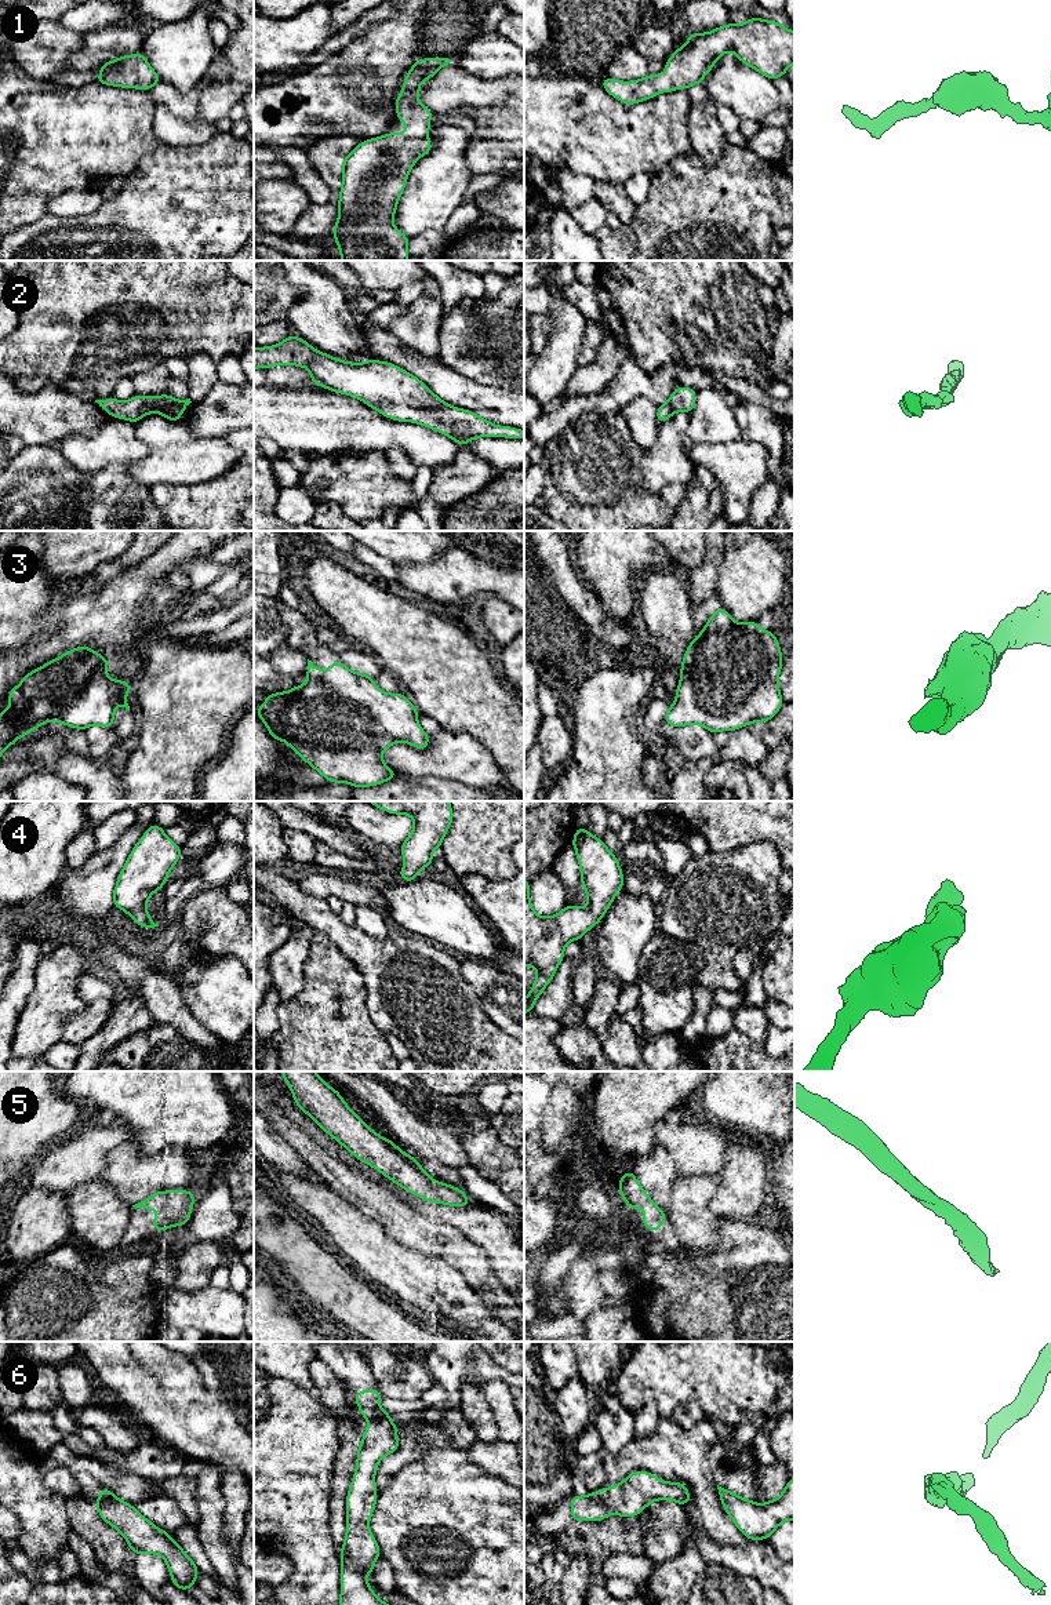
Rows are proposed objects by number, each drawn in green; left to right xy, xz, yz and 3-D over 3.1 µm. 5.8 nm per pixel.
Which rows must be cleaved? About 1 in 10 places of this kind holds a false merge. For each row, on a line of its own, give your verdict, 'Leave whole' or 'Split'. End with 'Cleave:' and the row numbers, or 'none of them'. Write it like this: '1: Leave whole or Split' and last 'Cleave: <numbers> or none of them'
1: Leave whole
2: Leave whole
3: Leave whole
4: Leave whole
5: Leave whole
6: Leave whole
Cleave: none of them

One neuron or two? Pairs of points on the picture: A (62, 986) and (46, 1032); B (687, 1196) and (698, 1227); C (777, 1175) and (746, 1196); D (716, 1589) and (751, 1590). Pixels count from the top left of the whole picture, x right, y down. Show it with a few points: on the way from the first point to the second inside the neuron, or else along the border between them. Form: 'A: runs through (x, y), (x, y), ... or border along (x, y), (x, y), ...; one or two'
A: runs through (54, 997), (46, 1008), (46, 1021); one
B: runs through (688, 1204), (691, 1219); one
C: border along (767, 1174), (770, 1180); two
D: runs through (724, 1590), (742, 1590); one

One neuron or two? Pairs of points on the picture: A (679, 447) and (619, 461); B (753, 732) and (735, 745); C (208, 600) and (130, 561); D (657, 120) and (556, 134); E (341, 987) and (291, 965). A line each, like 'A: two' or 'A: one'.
A: two
B: one
C: two
D: one
E: two

